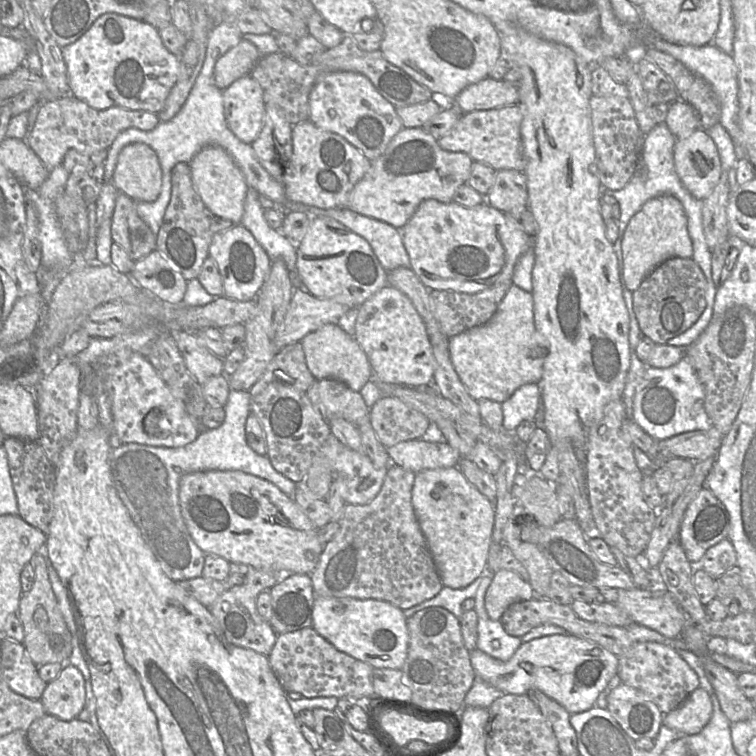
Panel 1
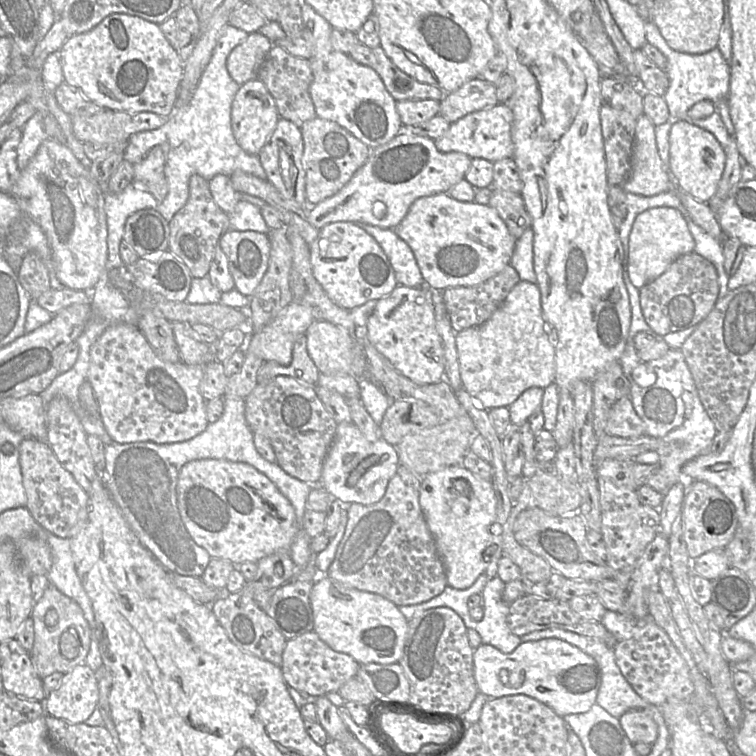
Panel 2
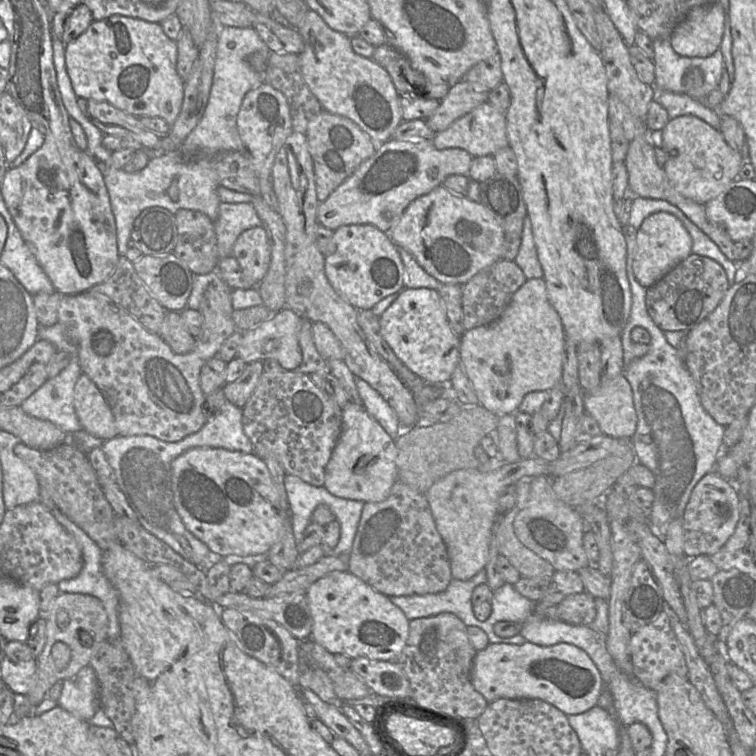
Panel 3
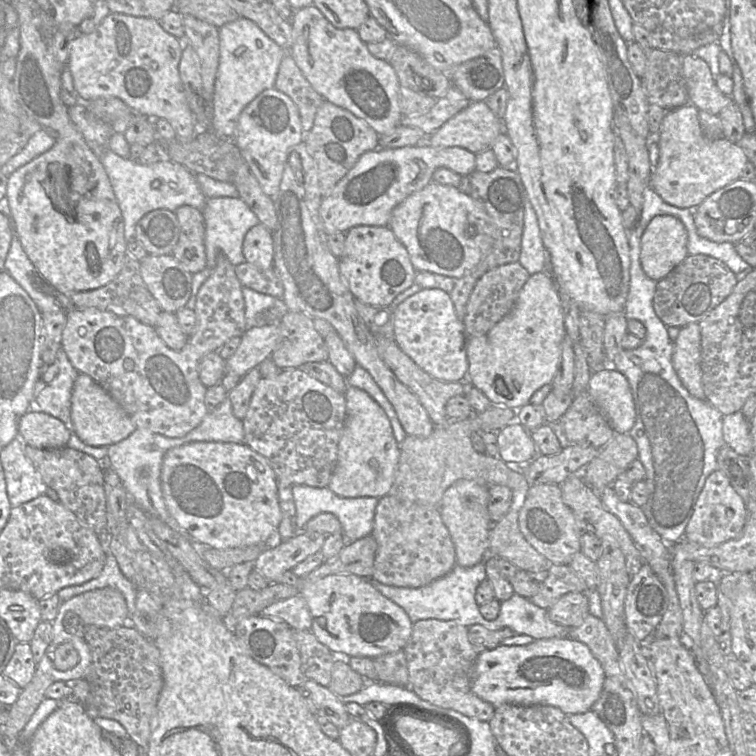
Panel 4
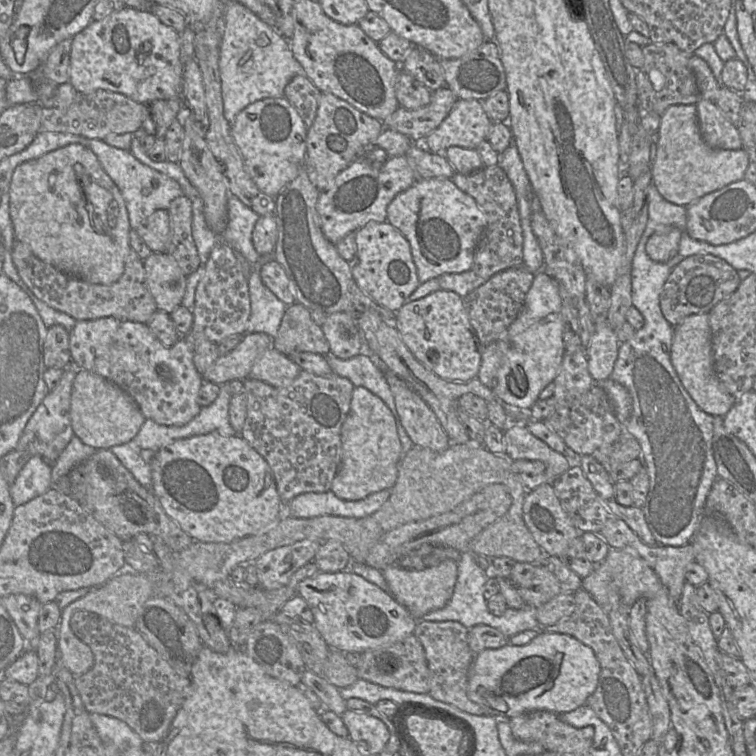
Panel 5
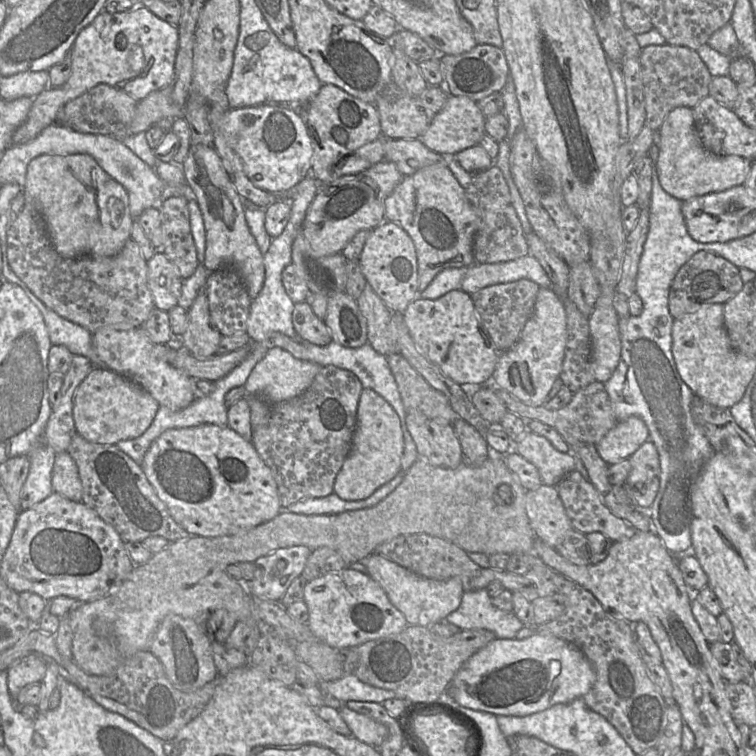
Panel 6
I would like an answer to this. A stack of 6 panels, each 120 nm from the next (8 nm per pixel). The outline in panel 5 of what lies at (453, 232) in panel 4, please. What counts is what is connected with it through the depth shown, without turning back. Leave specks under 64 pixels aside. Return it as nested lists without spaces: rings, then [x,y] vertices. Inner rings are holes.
[[[450,178],[417,179],[389,203],[386,221],[408,241],[420,283],[442,274],[471,270],[477,244],[486,227],[486,216],[474,198],[461,191]]]

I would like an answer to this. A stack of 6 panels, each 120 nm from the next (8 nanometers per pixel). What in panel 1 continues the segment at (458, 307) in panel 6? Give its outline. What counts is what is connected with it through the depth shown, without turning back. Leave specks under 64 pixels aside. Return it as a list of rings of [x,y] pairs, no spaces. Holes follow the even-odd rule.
[[[385,285],[358,307],[353,337],[367,356],[372,378],[414,388],[431,385],[435,362],[425,324],[409,298],[396,288]]]

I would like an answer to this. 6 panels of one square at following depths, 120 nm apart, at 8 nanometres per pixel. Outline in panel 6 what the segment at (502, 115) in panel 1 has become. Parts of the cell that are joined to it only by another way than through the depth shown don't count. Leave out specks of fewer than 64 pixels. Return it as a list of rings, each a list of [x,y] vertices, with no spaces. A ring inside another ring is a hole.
[[[449,95],[444,106],[435,115],[420,139],[434,152],[441,155],[455,155],[479,143],[485,135],[484,122],[485,116],[480,111],[477,102],[466,96]]]

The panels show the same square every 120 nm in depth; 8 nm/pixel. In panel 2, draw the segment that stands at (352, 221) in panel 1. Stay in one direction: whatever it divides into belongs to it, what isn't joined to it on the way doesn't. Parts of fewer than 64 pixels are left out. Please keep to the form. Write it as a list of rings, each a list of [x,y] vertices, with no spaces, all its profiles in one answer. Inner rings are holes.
[[[370,224],[358,225],[382,248],[394,270],[398,285],[424,287],[424,279],[411,248],[396,234],[395,230]]]

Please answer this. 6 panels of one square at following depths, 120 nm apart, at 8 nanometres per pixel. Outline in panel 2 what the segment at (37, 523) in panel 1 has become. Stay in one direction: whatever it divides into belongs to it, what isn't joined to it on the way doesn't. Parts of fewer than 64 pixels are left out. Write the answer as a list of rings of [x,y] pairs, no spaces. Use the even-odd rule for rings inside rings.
[[[24,438],[18,447],[23,486],[27,495],[26,507],[36,522],[48,533],[57,537],[72,538],[83,527],[89,511],[89,498],[84,489],[65,470],[46,441]]]

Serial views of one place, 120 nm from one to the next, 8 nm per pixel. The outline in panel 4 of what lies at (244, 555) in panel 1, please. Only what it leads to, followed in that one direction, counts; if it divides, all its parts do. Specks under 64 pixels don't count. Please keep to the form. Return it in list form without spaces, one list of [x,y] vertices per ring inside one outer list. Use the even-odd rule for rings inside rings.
[[[192,442],[168,450],[162,460],[160,484],[164,503],[169,515],[176,521],[191,540],[200,542],[214,549],[242,548],[257,544],[265,544],[267,547],[276,547],[282,540],[278,536],[277,529],[281,520],[281,511],[278,503],[277,482],[275,474],[268,461],[246,444],[222,443],[222,442]]]

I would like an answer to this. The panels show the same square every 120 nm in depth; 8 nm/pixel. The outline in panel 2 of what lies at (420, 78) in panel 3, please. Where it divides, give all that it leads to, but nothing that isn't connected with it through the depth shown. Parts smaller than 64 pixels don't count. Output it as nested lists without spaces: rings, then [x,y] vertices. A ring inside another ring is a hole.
[[[358,43],[348,55],[356,62],[374,69],[381,77],[387,91],[396,101],[422,99],[441,101],[445,96],[445,92],[440,88],[421,83],[401,71],[381,46],[370,48]]]

